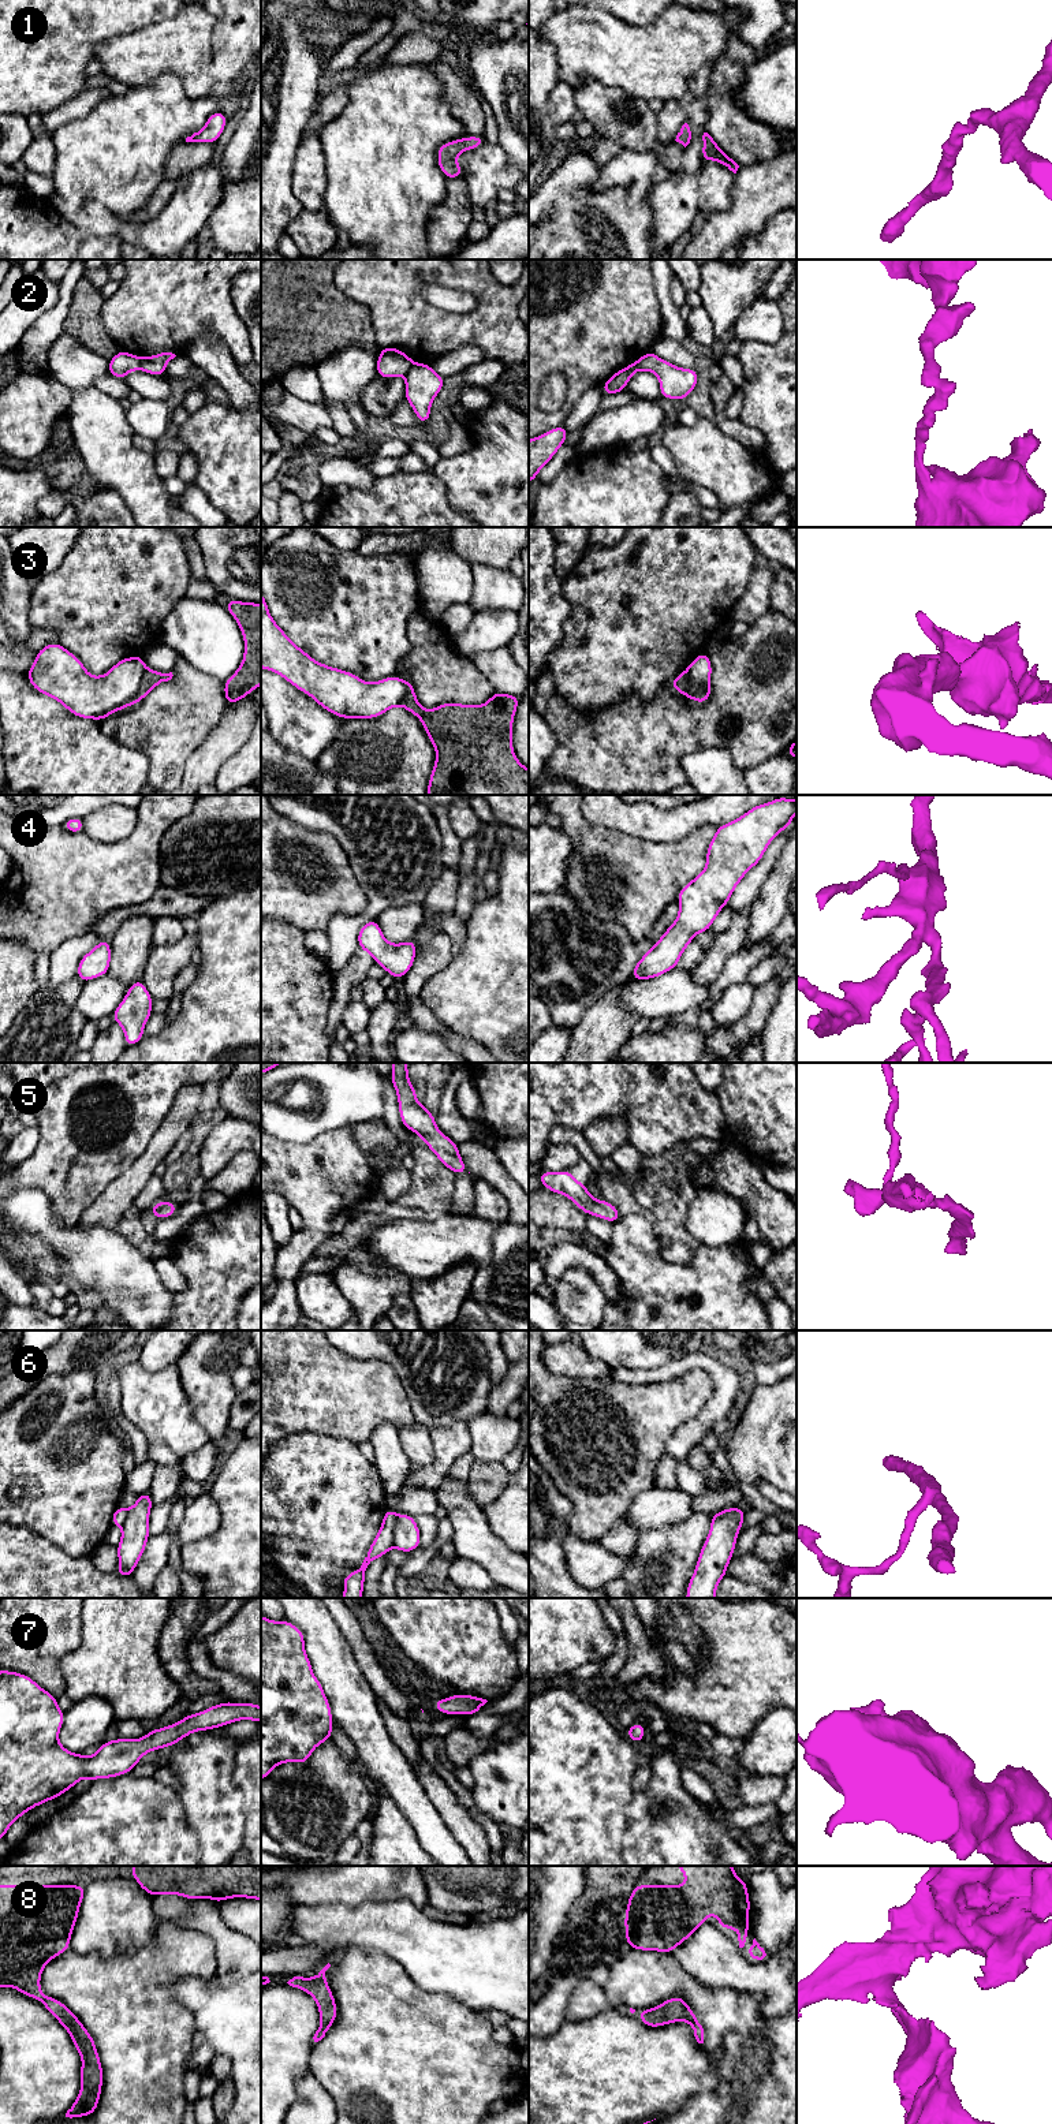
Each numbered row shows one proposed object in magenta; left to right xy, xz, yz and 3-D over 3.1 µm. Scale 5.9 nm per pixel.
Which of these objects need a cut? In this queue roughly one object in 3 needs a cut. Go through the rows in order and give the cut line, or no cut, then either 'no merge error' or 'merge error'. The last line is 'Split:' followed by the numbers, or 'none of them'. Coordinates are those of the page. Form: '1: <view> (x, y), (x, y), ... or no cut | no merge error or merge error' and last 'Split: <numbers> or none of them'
1: no cut | no merge error
2: xy (140, 358), (141, 369) | merge error
3: xy (145, 668), (133, 702) | merge error
4: no cut | no merge error
5: no cut | no merge error
6: xz (396, 1516), (392, 1545) | merge error
7: no cut | no merge error
8: no cut | no merge error
Split: 2, 3, 6

